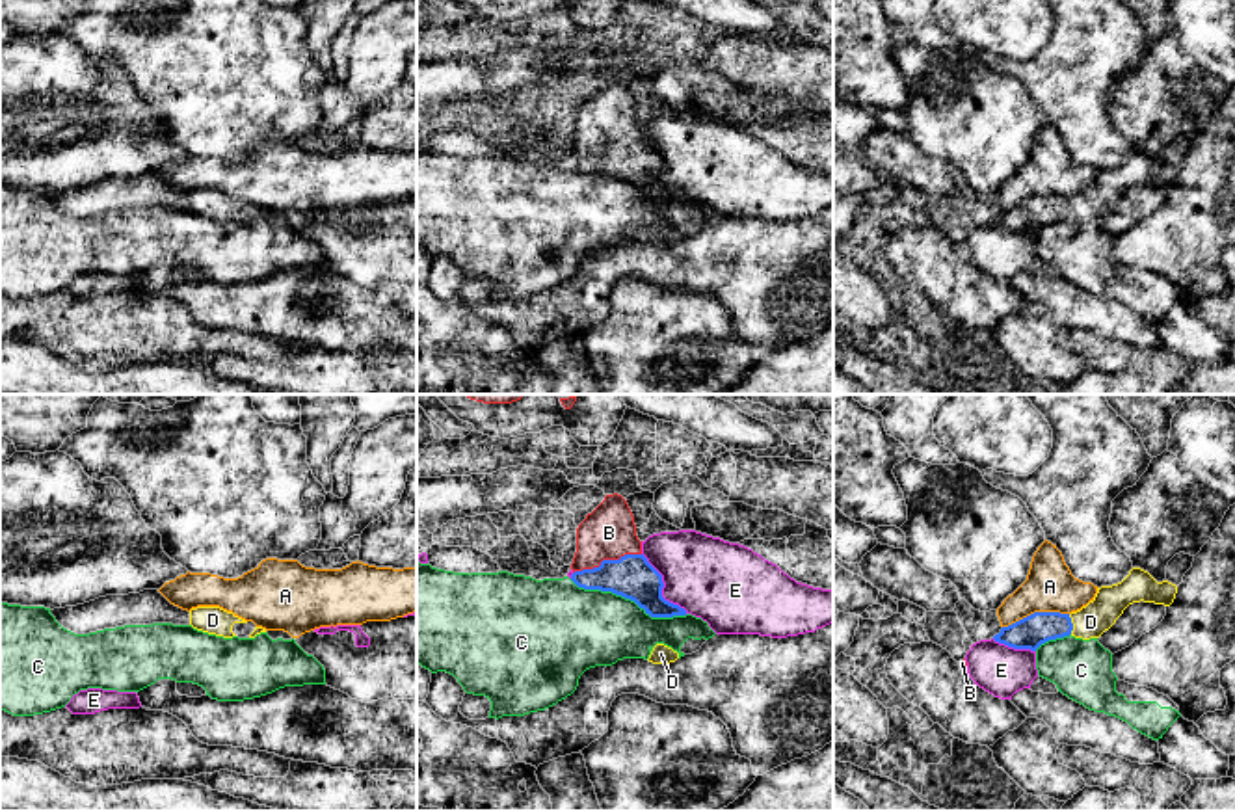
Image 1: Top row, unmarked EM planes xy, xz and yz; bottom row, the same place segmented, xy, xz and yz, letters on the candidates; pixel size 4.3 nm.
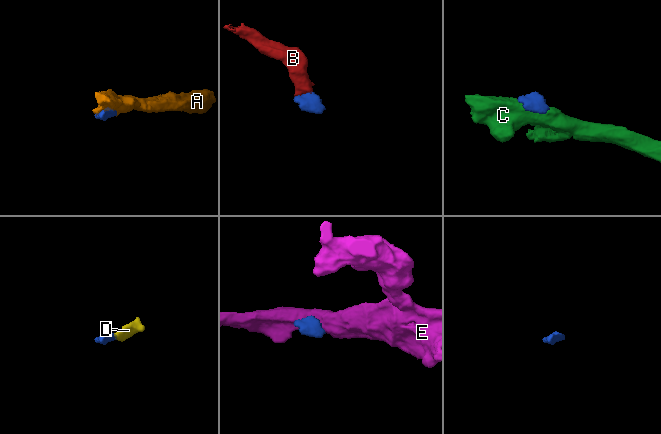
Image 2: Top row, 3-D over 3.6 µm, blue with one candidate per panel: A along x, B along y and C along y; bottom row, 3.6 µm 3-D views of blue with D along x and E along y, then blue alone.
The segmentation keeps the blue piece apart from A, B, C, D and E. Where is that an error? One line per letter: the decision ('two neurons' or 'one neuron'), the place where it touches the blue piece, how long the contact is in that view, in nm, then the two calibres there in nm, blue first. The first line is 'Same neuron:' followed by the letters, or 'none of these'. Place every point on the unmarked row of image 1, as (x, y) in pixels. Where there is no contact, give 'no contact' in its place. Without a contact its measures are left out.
Same neuron: B, D
A: two neurons; contact yz (1035, 196); length 300 nm; calibres 140 and 220 nm
B: one neuron; contact xz (607, 144); length 300 nm; calibres 190 and 240 nm
C: two neurons; contact xz (629, 181); length 550 nm; calibres 190 and 340 nm
D: one neuron; contact yz (1072, 207); length 90 nm; calibres 140 and 140 nm
E: two neurons; contact xz (663, 170); length 320 nm; calibres 190 and 360 nm

